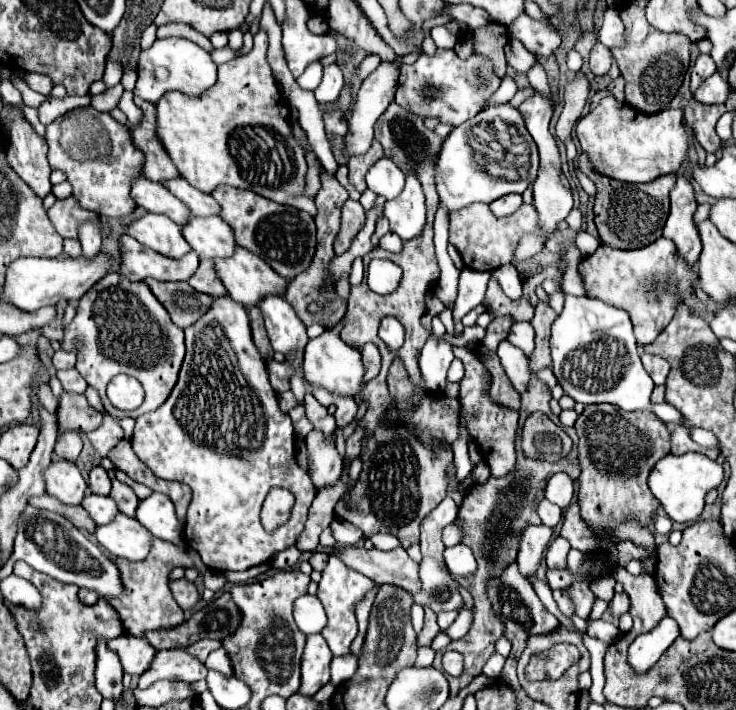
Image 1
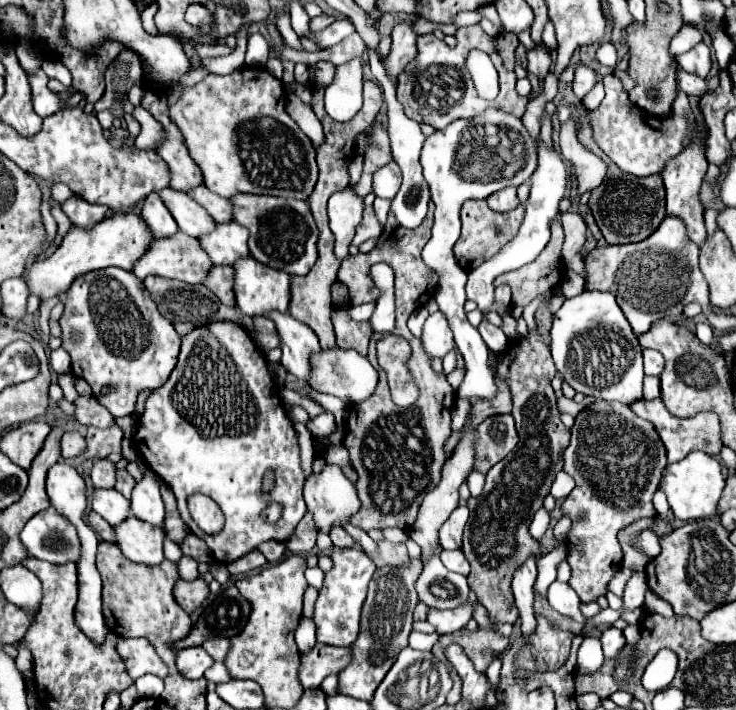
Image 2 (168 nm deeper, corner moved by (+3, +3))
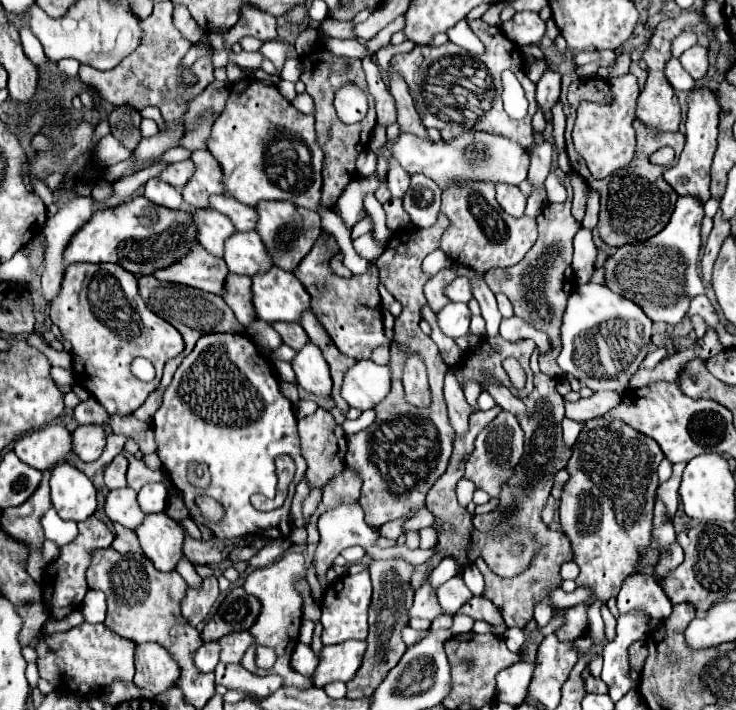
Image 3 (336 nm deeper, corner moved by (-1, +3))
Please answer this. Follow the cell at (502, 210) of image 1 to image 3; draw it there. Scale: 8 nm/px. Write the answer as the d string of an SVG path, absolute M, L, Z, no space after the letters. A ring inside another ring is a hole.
M497 184L495 190L497 190L497 202L501 204L501 208L503 208L507 214L511 214L511 216L515 216L515 218L523 216L523 212L525 212L525 200L527 200L527 198L525 198L525 194L523 194L517 186Z

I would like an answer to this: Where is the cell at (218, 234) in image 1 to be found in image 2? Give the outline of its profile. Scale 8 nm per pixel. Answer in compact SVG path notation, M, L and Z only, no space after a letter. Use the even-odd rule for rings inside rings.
M229 222L229 224L217 224L217 228L211 234L199 238L199 242L213 260L213 264L231 266L235 264L235 260L249 256L247 238L249 238L247 228L243 228L237 222Z

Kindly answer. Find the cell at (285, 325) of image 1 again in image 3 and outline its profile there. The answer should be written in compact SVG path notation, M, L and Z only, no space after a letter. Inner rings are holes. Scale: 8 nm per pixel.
M307 342L297 356L291 360L291 366L297 374L299 386L315 396L331 396L331 376L323 354L313 342Z

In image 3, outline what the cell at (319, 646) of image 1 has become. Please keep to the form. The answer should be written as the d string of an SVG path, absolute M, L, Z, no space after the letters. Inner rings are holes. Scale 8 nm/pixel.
M347 640L335 646L323 646L319 654L319 666L313 674L313 684L317 688L323 688L325 684L335 680L349 682L361 666L363 652L365 642L361 640Z

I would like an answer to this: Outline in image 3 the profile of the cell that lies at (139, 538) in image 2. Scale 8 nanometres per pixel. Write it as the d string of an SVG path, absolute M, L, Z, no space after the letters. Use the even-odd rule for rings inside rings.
M165 512L149 514L135 528L135 534L143 554L155 564L157 570L175 570L179 558L183 556L183 530L175 520L171 520Z

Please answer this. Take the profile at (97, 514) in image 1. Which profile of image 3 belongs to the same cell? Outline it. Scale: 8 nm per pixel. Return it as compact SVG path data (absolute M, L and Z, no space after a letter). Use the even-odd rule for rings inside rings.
M119 488L119 490L111 490L105 498L105 514L111 522L117 522L125 528L135 530L137 524L143 522L145 514L141 512L137 500L135 500L135 492L131 488Z

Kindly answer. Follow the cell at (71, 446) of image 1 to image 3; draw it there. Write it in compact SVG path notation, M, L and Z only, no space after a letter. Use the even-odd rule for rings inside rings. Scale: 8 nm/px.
M79 426L73 432L73 450L75 456L83 462L93 462L101 456L105 448L105 432L99 426Z

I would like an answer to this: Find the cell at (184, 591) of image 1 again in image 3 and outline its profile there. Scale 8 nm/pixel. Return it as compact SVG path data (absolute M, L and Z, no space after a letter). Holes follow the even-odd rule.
M209 576L203 580L203 584L199 588L189 588L183 602L181 602L181 610L183 616L189 624L197 626L199 622L205 620L205 616L209 614L211 606L215 604L217 596L219 596L219 588L217 588L217 578Z

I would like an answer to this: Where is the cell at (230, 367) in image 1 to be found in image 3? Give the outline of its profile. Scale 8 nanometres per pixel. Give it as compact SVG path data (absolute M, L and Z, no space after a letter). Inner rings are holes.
M205 334L197 340L195 348L191 354L187 354L177 368L173 382L163 394L163 404L153 416L153 432L155 432L155 442L157 442L157 456L163 462L163 468L167 470L173 486L183 494L185 506L189 510L189 516L197 522L203 524L213 532L215 538L241 538L249 534L257 534L269 540L275 538L289 538L291 526L289 526L289 506L295 494L297 482L303 478L307 464L301 456L301 446L299 446L299 434L297 434L297 418L293 412L291 402L281 394L279 390L279 380L277 374L271 366L271 362L257 350L253 340L245 334ZM279 454L289 454L295 464L295 478L289 486L287 500L281 508L271 510L271 512L259 512L251 506L249 498L257 492L273 496L275 494L275 456ZM189 464L197 464L197 472L203 474L201 466L209 466L211 472L211 482L207 488L197 488L187 480L187 470ZM199 494L211 496L217 502L223 504L225 508L225 518L219 524L207 522L199 508L195 506L195 498Z

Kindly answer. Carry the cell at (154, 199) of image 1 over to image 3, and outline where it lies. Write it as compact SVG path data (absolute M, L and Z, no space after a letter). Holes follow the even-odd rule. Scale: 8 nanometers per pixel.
M191 208L189 214L197 224L197 240L201 246L215 256L223 256L223 242L235 232L231 220L213 208Z

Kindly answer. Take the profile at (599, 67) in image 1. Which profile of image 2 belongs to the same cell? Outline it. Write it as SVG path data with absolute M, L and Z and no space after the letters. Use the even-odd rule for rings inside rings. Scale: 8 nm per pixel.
M613 74L603 76L603 86L605 86L605 98L601 106L591 112L591 128L595 144L617 164L621 172L635 176L659 174L665 162L677 156L685 148L691 136L691 124L685 122L685 118L673 114L657 118L643 112L641 108L631 104L627 92L623 90L621 80Z

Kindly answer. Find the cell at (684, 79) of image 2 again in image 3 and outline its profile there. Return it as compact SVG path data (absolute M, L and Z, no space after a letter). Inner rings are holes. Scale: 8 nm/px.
M671 58L665 66L665 76L671 82L671 86L675 90L687 90L691 92L695 88L695 80L685 72L685 68L681 66L681 62L677 58Z

